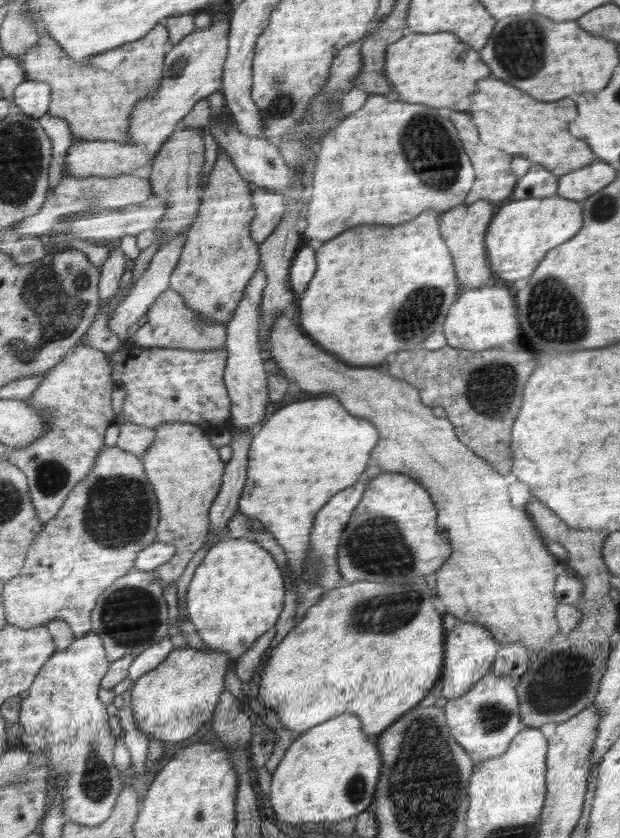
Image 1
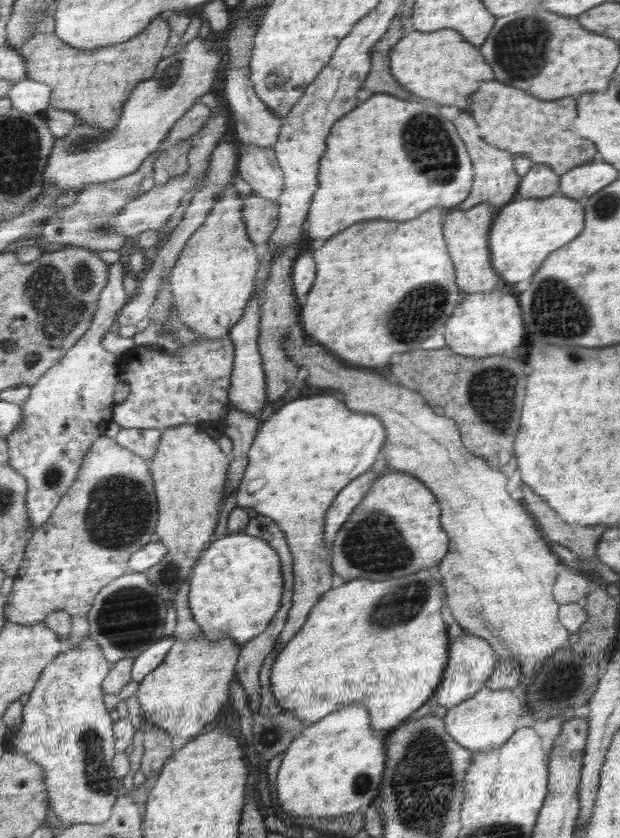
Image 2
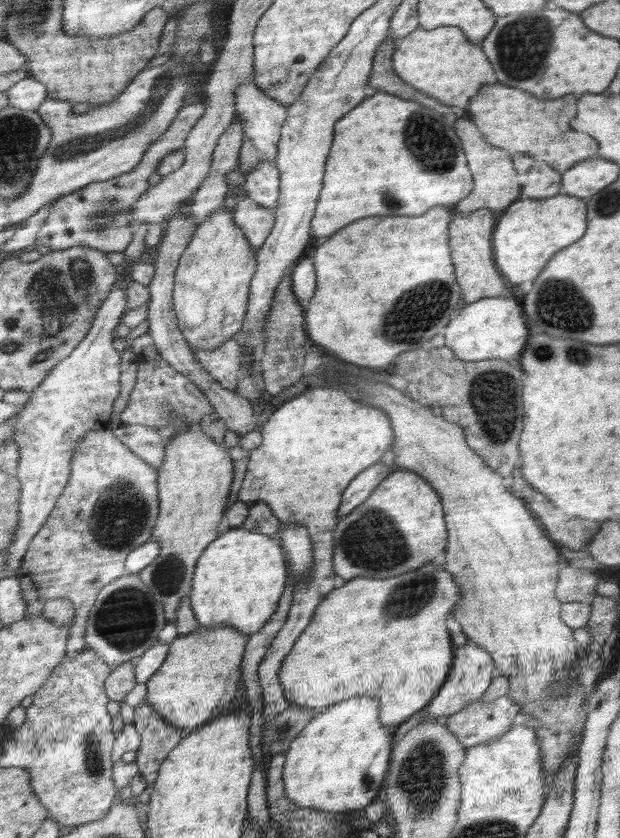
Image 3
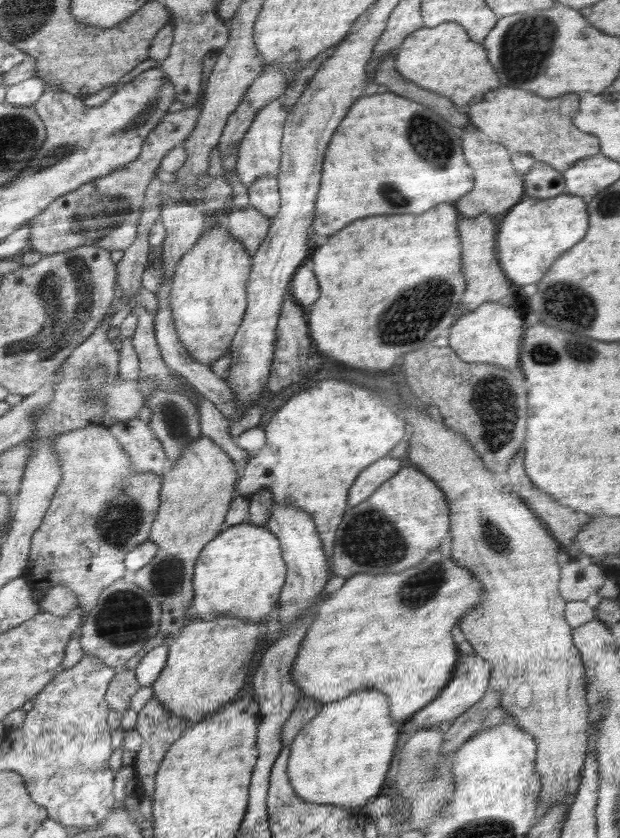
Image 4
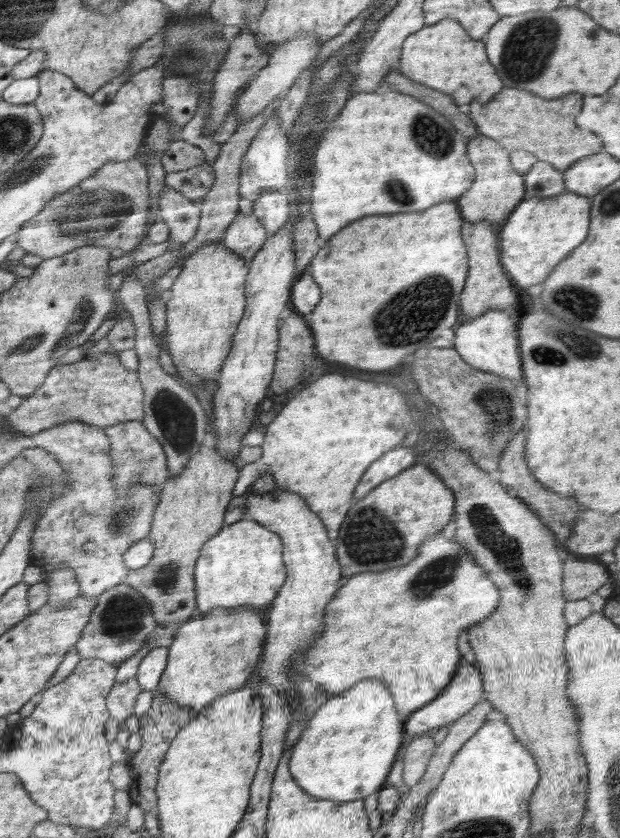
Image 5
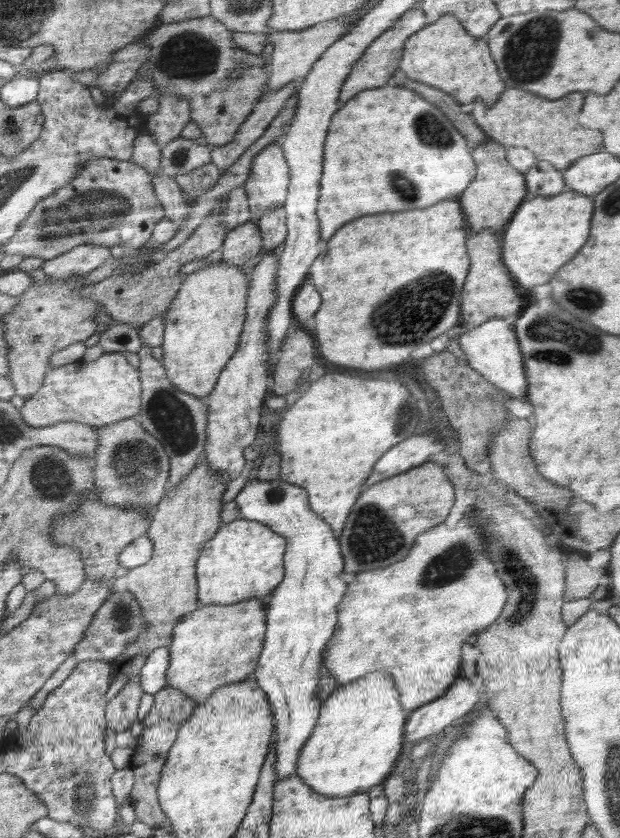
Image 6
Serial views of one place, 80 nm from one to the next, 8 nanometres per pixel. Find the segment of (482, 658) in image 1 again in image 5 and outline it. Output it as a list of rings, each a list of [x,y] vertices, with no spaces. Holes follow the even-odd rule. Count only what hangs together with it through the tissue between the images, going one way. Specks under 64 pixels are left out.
[[[463,661],[456,669],[455,676],[445,689],[432,702],[422,709],[415,710],[407,720],[407,731],[410,736],[434,733],[443,726],[450,726],[457,718],[466,714],[480,700],[483,693],[483,676],[476,662]]]

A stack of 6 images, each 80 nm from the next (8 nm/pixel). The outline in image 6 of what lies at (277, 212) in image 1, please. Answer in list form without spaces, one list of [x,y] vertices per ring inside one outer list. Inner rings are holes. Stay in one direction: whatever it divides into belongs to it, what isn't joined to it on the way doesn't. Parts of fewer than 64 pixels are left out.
[[[252,220],[227,231],[223,246],[218,253],[222,261],[239,267],[262,252],[262,233]]]

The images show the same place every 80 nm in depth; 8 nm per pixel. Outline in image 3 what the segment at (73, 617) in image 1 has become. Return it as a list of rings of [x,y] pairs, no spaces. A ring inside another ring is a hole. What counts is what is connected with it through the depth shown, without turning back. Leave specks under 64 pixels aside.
[[[111,430],[92,431],[86,437],[78,438],[68,485],[43,528],[32,537],[22,566],[14,574],[19,580],[26,603],[25,618],[41,616],[47,600],[68,598],[75,607],[75,618],[70,628],[66,656],[78,656],[87,643],[87,621],[90,620],[99,592],[126,574],[127,557],[134,549],[150,540],[158,516],[159,485],[158,470],[155,467],[144,462],[143,458],[116,439]]]

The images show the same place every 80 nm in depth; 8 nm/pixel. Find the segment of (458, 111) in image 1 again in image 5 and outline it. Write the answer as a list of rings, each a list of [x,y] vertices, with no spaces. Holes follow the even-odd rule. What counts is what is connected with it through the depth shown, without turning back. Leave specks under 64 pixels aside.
[[[478,133],[467,142],[468,159],[475,168],[475,179],[472,186],[464,191],[455,201],[464,220],[468,222],[486,221],[494,224],[502,224],[509,214],[520,204],[524,198],[525,184],[522,173],[514,170],[510,162],[510,150],[499,142],[494,142],[490,137]]]

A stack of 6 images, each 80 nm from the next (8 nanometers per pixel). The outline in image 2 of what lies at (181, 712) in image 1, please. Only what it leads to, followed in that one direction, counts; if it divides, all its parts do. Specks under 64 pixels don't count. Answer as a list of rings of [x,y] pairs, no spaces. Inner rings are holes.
[[[202,636],[188,642],[176,641],[166,660],[139,682],[136,696],[141,716],[151,719],[160,730],[172,736],[190,739],[212,722],[228,696],[228,684],[234,680],[236,660],[242,652],[236,640],[222,637],[212,641]]]

